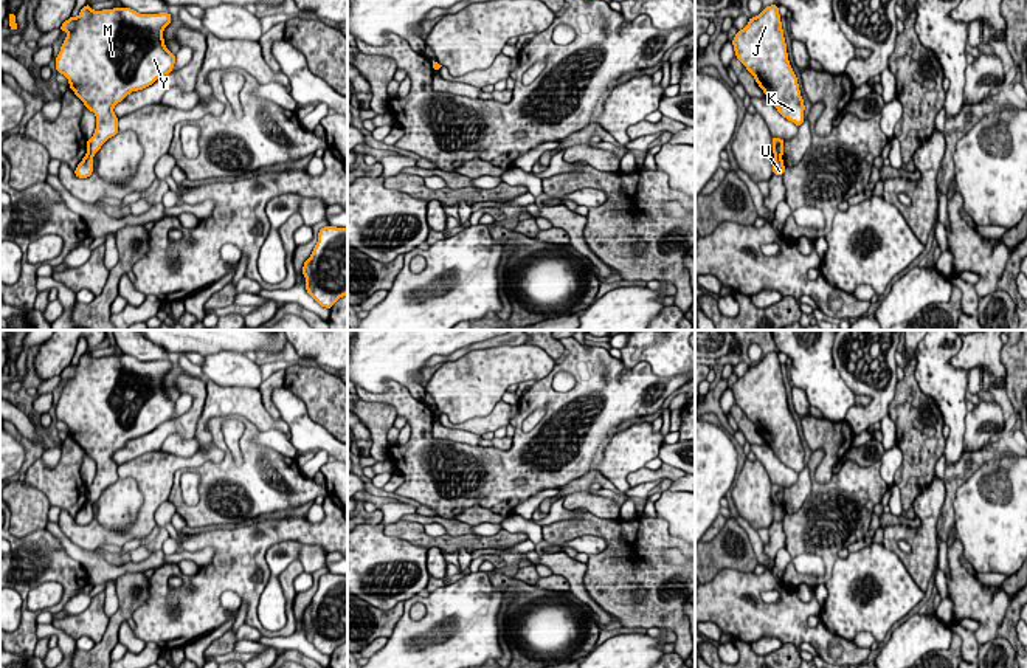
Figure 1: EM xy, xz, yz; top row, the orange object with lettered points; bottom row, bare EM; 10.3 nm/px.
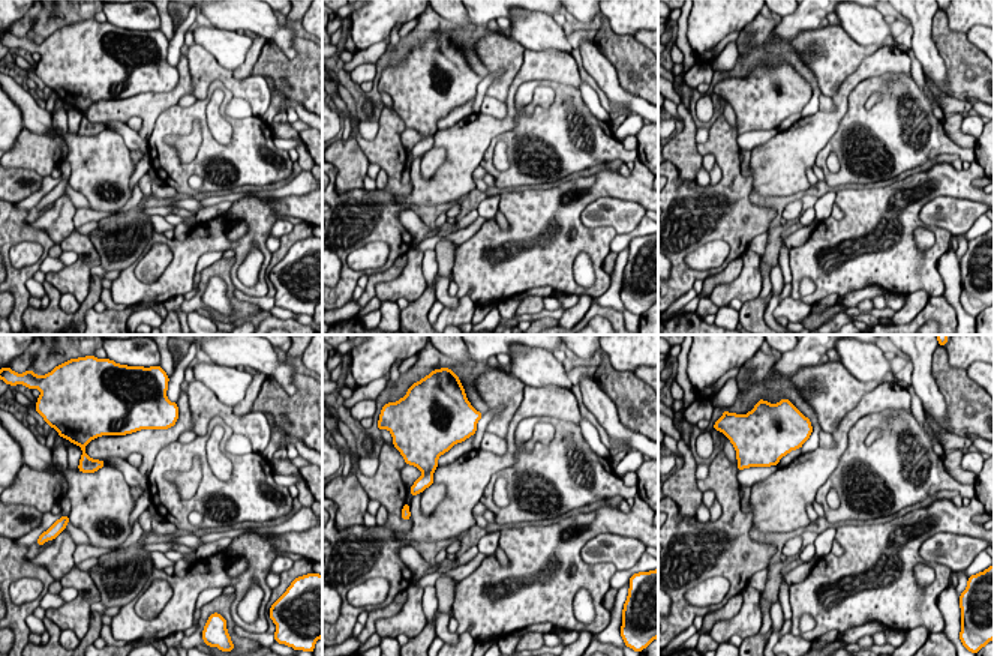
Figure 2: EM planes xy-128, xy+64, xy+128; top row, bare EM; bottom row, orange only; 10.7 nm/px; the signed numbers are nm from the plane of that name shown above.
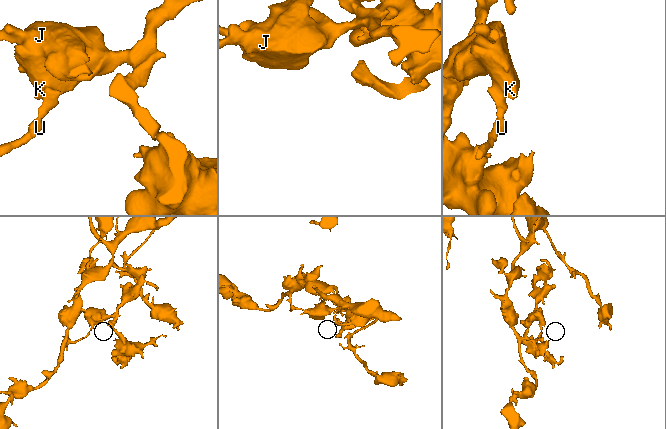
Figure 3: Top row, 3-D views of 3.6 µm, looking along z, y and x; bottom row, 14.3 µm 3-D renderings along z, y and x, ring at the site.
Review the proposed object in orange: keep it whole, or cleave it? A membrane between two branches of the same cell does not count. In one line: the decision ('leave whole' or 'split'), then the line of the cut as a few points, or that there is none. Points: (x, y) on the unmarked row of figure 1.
split; cut xy (87, 499), (92, 504)

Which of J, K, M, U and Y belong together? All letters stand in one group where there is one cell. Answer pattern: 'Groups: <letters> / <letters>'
Groups: J K M Y / U

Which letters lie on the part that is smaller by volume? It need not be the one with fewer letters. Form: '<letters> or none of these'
J, K, M, Y

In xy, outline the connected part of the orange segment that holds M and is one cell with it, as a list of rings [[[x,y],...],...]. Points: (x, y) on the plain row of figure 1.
[[[85,352],[59,375],[68,381],[56,417],[96,462],[95,480],[87,487],[90,504],[119,479],[113,454],[172,418],[175,401],[163,386],[171,367],[169,360],[140,361],[124,353],[93,358]]]

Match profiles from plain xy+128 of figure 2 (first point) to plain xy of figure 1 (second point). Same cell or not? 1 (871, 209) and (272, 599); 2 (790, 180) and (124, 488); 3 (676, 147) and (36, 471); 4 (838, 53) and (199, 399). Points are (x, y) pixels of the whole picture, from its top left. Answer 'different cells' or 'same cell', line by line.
1: different cells
2: different cells
3: different cells
4: same cell

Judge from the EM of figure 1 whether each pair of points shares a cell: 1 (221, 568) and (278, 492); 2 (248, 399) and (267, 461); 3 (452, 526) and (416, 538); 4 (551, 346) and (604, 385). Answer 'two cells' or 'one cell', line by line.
1: two cells
2: two cells
3: two cells
4: two cells

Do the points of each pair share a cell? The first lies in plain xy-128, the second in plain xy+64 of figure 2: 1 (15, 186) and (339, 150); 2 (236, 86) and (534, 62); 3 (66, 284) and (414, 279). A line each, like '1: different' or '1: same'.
1: same
2: same
3: same

